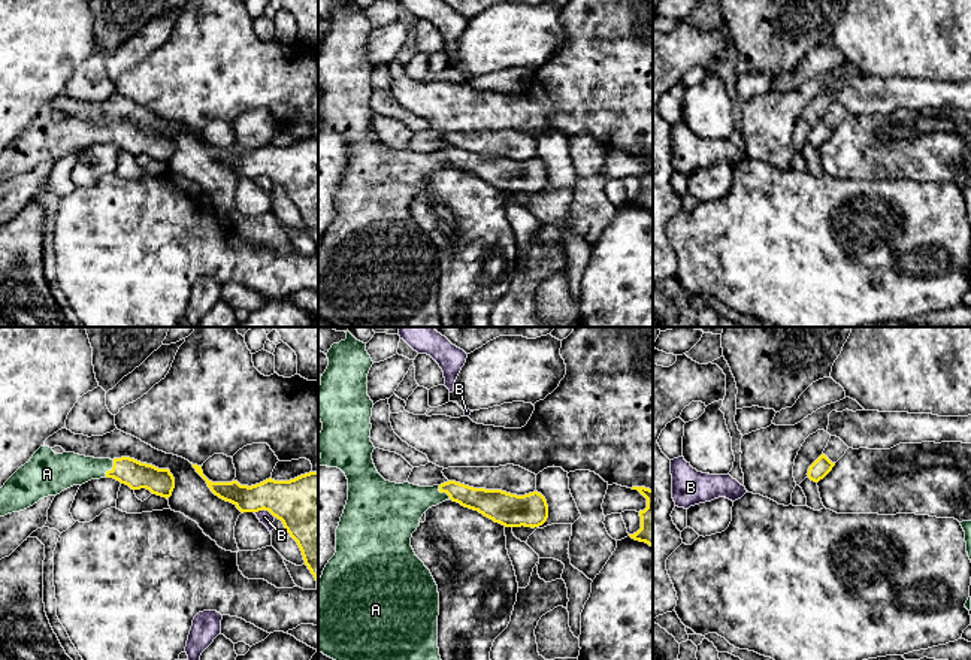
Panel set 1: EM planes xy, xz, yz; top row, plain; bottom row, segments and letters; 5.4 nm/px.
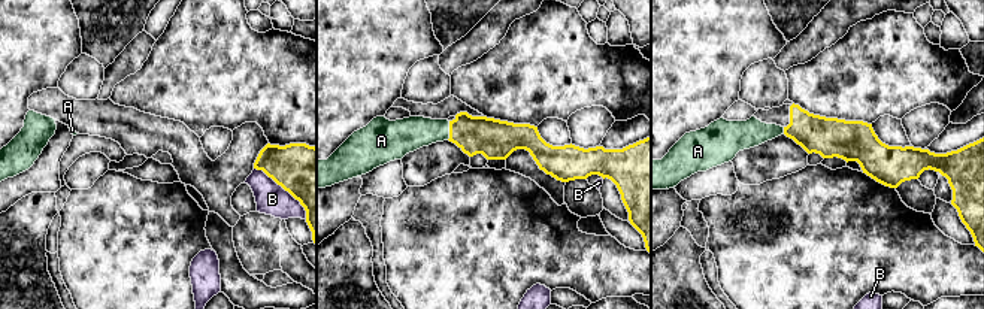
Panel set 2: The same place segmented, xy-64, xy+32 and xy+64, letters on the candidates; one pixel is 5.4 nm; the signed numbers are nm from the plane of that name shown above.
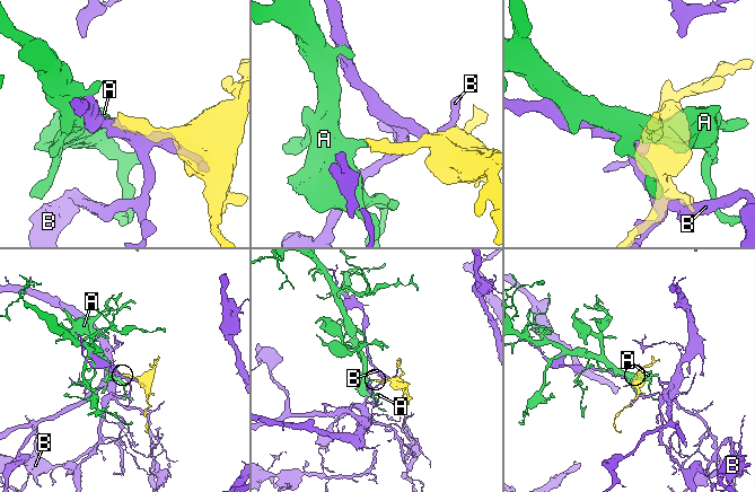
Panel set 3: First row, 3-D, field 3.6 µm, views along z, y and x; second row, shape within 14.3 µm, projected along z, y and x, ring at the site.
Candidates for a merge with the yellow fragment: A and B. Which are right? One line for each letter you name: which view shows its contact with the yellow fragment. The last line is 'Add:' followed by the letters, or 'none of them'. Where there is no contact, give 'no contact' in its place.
A: xy
Add: A

